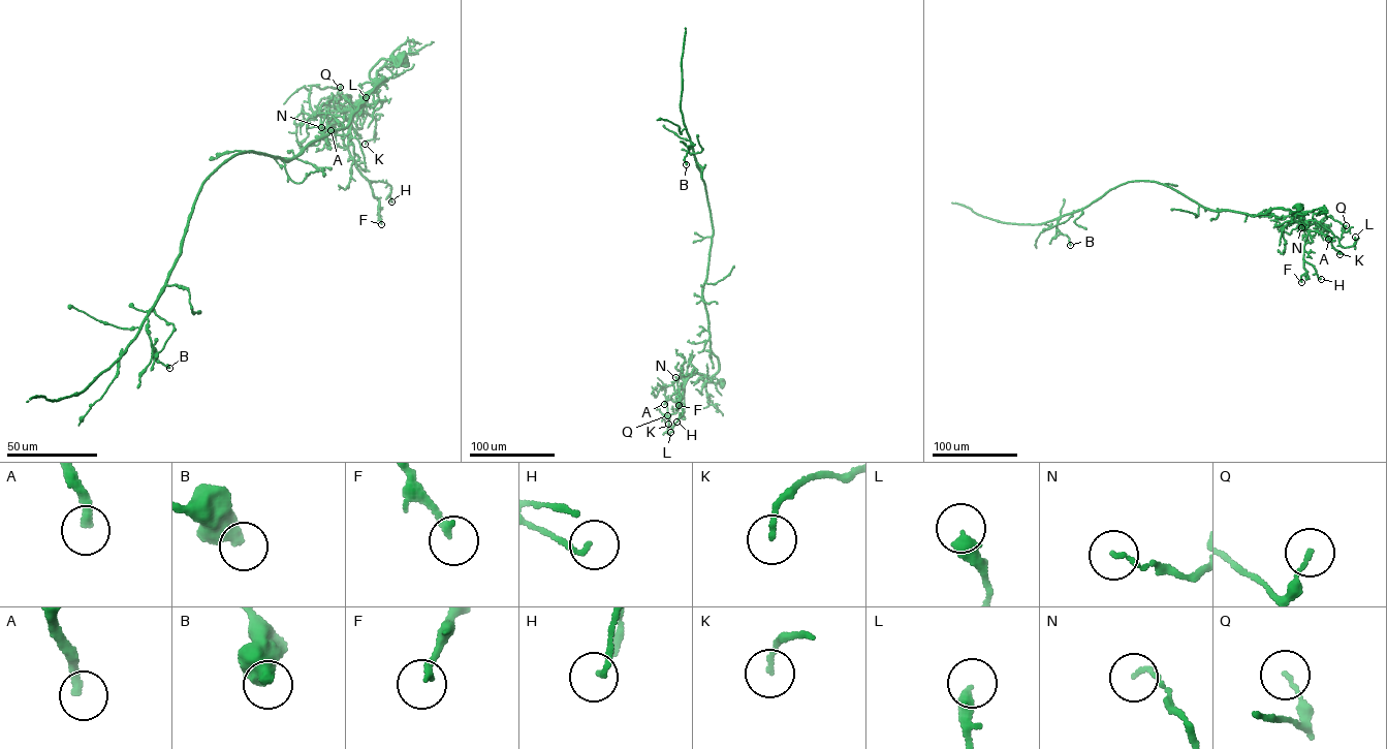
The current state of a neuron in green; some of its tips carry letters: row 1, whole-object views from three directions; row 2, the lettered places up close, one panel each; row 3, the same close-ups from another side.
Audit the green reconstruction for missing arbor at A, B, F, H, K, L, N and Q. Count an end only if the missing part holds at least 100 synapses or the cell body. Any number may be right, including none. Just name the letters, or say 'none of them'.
none of them

